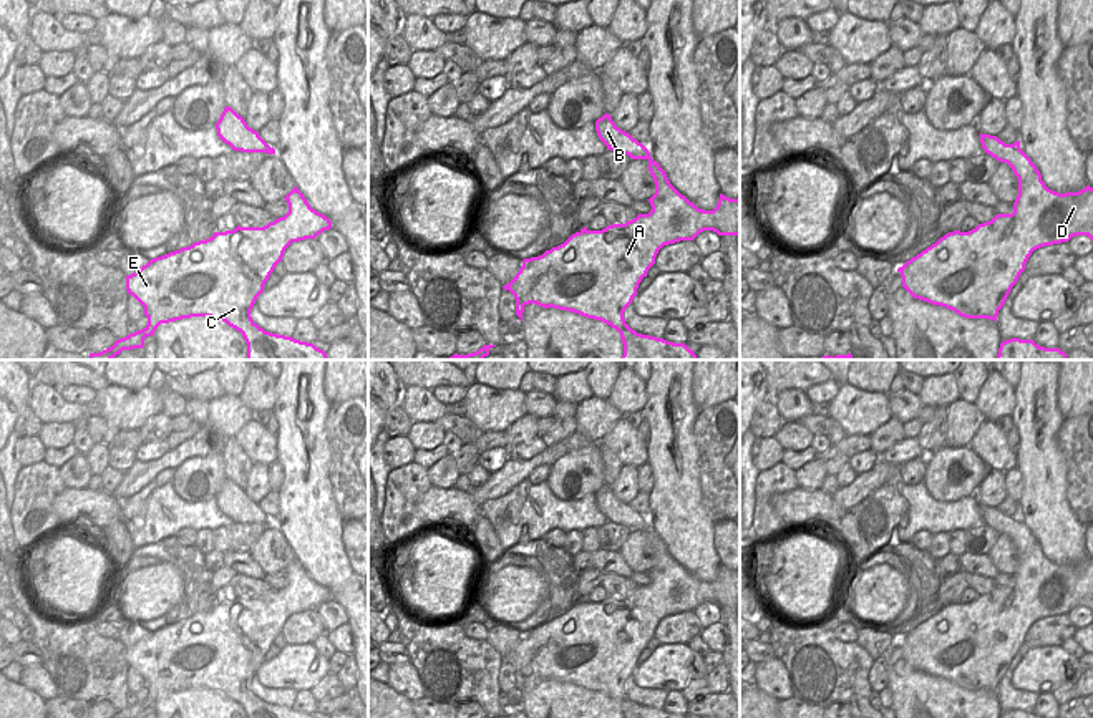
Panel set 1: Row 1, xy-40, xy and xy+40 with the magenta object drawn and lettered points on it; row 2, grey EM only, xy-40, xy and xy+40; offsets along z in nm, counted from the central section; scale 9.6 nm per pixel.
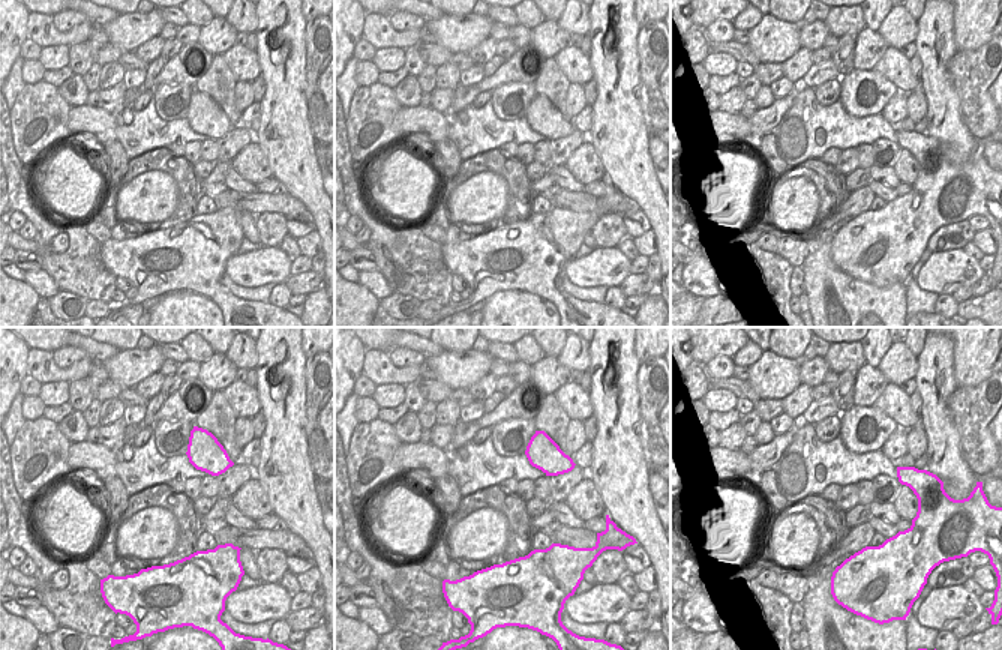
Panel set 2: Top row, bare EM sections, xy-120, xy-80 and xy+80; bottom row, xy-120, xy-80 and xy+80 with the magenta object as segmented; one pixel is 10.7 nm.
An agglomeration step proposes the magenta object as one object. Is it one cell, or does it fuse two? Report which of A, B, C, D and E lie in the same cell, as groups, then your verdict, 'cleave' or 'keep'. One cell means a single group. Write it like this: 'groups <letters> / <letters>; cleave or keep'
groups A B C D E; keep

